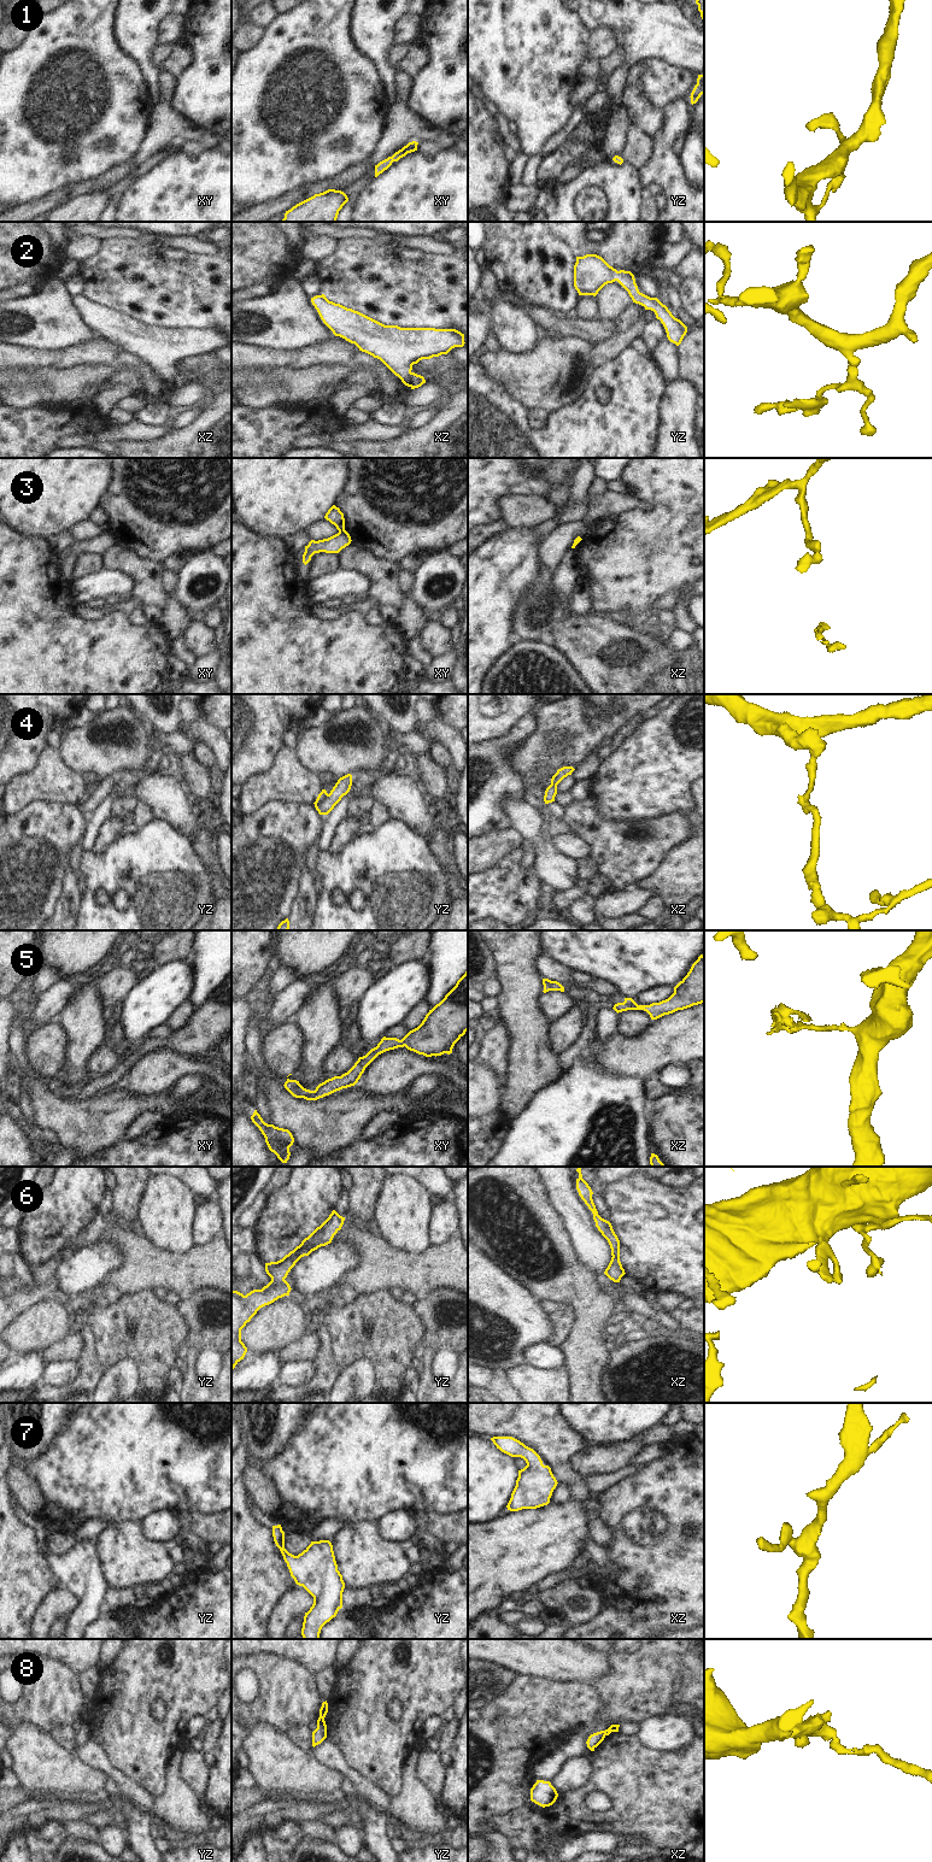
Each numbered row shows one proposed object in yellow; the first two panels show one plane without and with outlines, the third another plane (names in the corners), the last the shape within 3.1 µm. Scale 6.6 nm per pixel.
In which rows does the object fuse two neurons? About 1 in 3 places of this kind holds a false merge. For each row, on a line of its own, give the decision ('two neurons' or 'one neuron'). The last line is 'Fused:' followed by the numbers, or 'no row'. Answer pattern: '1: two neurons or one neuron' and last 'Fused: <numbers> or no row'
1: one neuron
2: one neuron
3: two neurons
4: one neuron
5: one neuron
6: one neuron
7: one neuron
8: two neurons
Fused: 3, 8

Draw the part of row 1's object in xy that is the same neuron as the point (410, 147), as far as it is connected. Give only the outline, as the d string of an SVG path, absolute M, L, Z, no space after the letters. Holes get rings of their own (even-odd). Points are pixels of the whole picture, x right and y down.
M416 141L409 142L401 149L395 152L392 157L388 157L387 159L375 165L375 177L377 177L380 174L387 170L392 165L393 161L398 161L400 158L405 157L408 153L417 151L417 145L418 142Z

